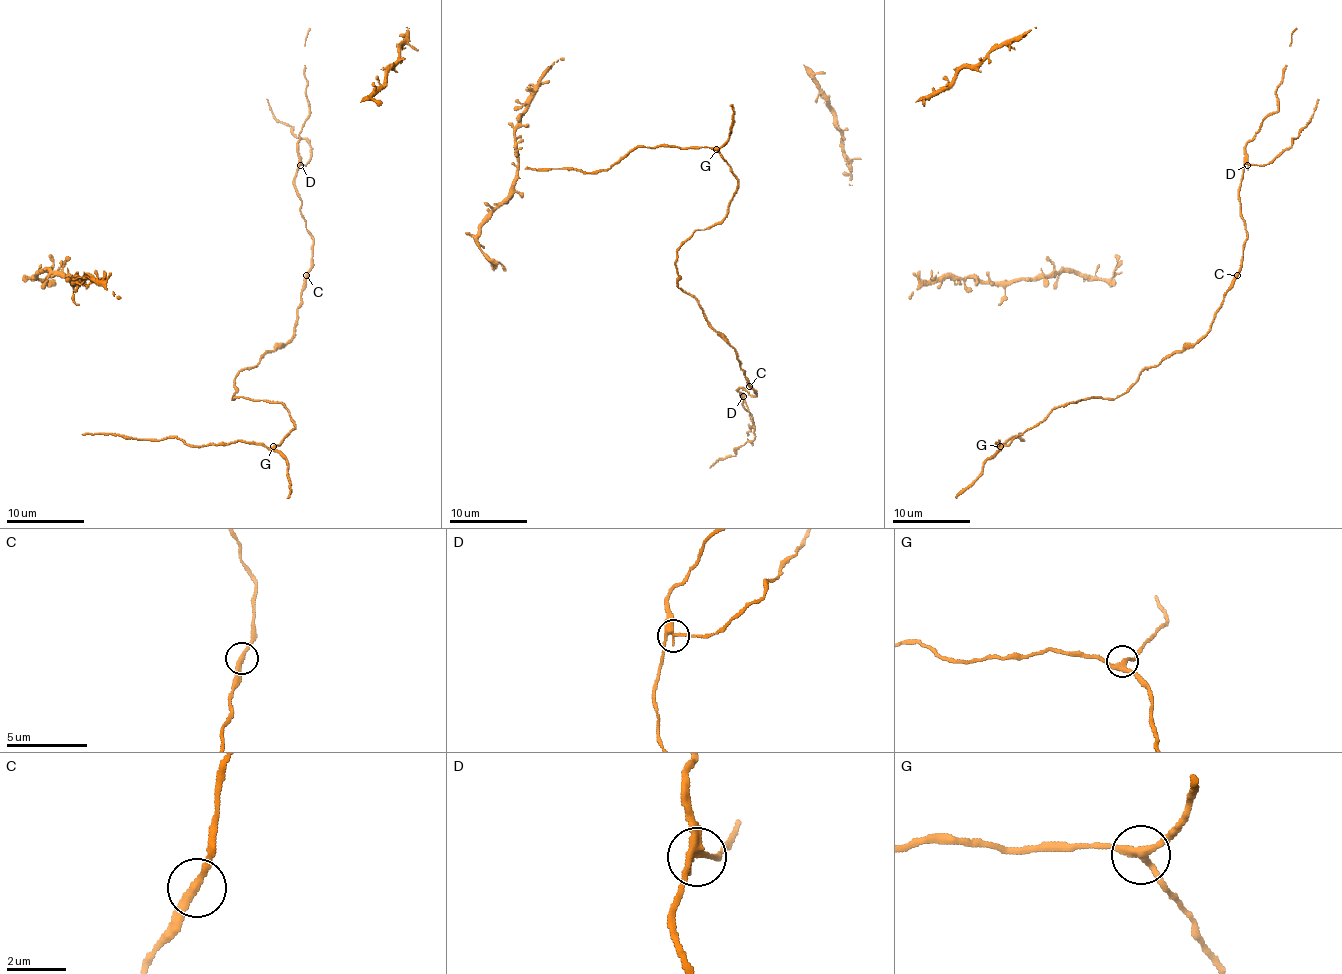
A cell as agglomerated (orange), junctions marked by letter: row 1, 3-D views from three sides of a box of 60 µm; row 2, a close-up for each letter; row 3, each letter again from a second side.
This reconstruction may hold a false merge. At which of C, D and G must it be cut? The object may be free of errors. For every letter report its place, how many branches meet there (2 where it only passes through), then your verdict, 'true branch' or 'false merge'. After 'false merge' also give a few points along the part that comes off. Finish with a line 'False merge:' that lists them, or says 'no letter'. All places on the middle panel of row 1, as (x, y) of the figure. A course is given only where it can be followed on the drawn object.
C: place (749, 386); branches 2; true branch
D: place (743, 396); branches 3; false merge; course (744, 396), (753, 439), (740, 445), (734, 456), (718, 460), (709, 468)
G: place (716, 149); branches 3; true branch
False merge: D

